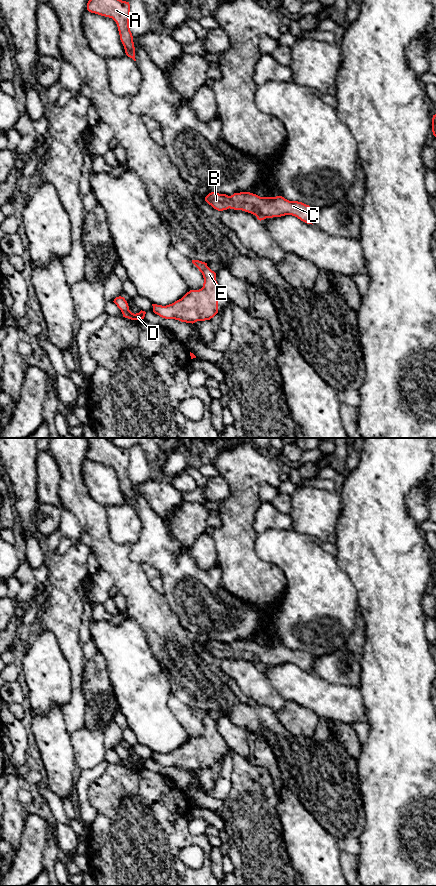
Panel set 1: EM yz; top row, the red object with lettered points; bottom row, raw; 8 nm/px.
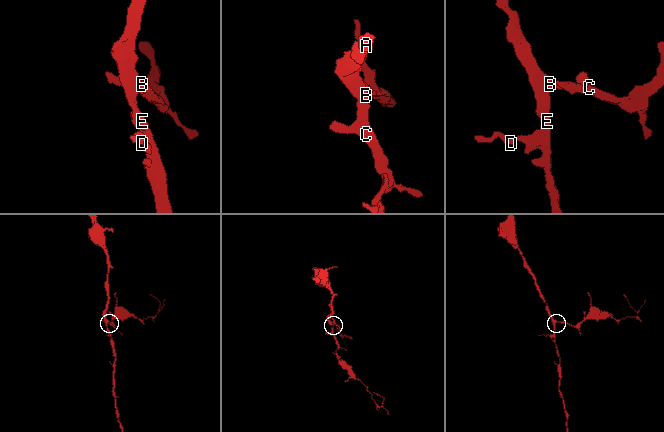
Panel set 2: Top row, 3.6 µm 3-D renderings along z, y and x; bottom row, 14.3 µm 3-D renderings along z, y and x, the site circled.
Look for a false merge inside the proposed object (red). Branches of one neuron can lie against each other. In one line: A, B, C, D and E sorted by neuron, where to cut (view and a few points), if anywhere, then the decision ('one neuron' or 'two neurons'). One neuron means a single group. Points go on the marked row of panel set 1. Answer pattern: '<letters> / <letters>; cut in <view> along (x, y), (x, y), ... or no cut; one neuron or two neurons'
A B C D E; no cut; one neuron

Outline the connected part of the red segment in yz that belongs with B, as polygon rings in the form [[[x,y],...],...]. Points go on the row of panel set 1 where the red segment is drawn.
[[[211,192],[205,201],[218,211],[227,209],[251,213],[258,220],[292,215],[301,221],[312,224],[315,209],[298,201],[289,201],[282,196],[260,197],[250,192],[234,193],[231,196]]]

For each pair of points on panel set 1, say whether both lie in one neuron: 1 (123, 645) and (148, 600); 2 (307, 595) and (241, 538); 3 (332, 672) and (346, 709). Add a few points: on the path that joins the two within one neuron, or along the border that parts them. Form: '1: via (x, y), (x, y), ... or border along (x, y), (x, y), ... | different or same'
1: border along (128, 617), (142, 629), (149, 642) | different
2: border along (256, 534), (256, 554), (261, 559), (276, 564) | different
3: border along (315, 673), (331, 683), (359, 688) | different

